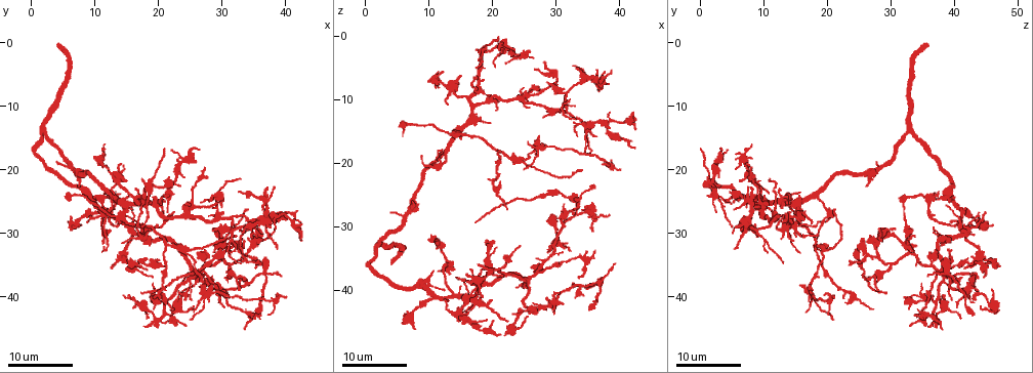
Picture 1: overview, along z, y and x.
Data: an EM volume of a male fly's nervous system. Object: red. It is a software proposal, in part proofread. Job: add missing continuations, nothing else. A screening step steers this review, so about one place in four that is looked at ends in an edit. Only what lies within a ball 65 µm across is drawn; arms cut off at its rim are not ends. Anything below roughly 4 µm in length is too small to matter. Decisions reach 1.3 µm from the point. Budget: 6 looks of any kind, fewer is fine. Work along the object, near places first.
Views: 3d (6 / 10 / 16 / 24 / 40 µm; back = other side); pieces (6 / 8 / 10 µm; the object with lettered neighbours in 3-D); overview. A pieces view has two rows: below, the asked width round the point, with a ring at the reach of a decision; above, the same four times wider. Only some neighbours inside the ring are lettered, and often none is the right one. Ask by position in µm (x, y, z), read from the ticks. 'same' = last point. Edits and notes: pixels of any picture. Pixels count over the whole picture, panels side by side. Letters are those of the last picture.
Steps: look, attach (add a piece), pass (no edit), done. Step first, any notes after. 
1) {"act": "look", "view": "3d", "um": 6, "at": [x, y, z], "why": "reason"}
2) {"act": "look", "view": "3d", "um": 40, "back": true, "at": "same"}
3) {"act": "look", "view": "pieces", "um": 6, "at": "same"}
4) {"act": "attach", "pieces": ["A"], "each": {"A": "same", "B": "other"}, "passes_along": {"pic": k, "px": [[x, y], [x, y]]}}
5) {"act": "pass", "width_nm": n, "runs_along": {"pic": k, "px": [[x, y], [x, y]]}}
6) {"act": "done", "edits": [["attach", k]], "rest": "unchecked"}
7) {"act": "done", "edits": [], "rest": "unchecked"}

{"act": "look", "view": "3d", "um": 16, "at": [38.0, 29.5, 28.0], "why": "branch stops here"}

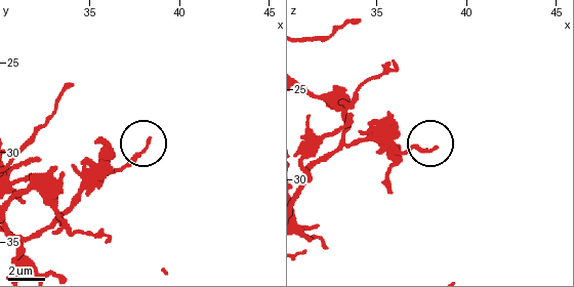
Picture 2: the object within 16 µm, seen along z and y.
{"act": "look", "view": "pieces", "um": 6, "at": [38.2, 29.4, 28.1]}

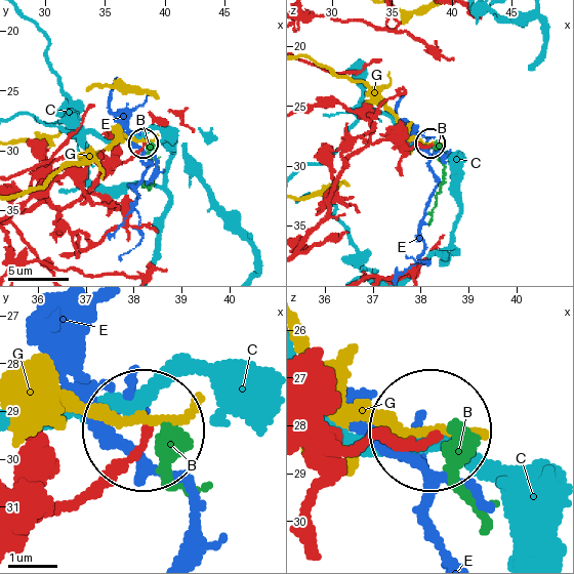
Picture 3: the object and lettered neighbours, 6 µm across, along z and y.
{"act": "pass", "each": {"B": "other", "C": "other", "E": "other", "G": "other"}, "runs_along": {"pic": 3, "px": [[366, 445], [427, 433]]}, "found": "none of them fits"}

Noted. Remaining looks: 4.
{"act": "look", "view": "3d", "um": 16, "at": [32.5, 39.0, 28.0], "why": "tapers out"}

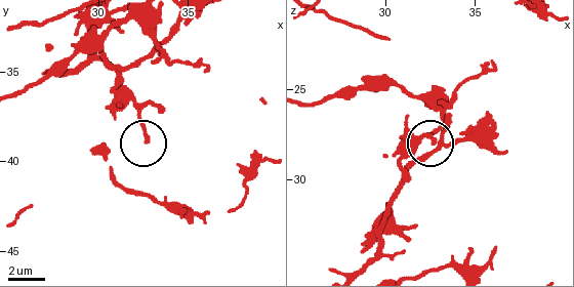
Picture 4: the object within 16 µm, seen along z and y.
{"act": "look", "view": "pieces", "um": 6, "at": [32.7, 38.8, 28.0], "why": "see the neighbours"}

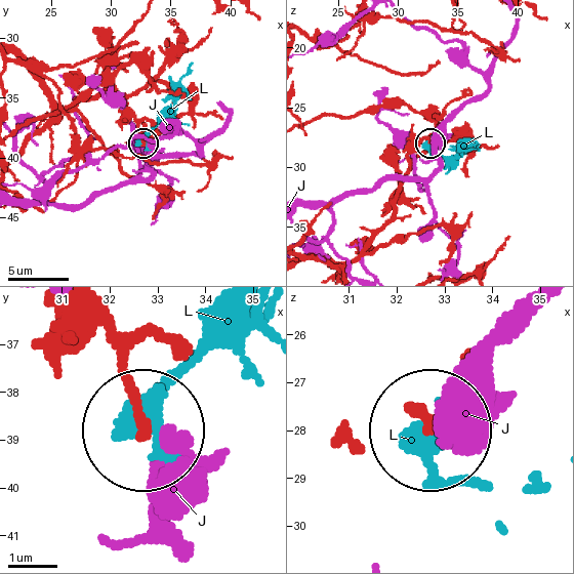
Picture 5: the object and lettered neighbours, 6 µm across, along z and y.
{"act": "pass", "each": {"J": "other", "L": "other"}, "found": "none of them fits"}

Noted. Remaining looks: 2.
{"act": "look", "view": "3d", "um": 16, "at": [30.5, 34.5, 34.0]}

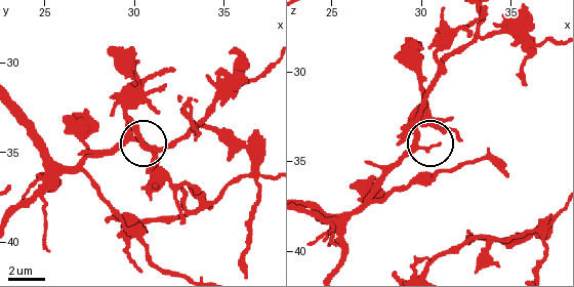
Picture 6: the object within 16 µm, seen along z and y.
{"act": "look", "view": "pieces", "um": 6, "at": "same"}

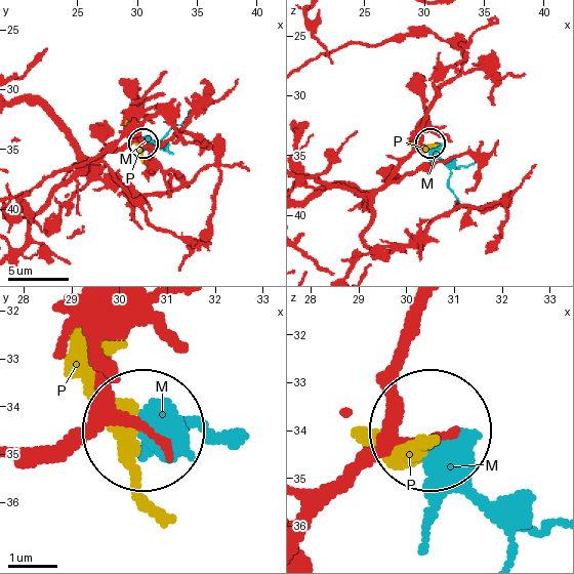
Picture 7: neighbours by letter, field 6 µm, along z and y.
{"act": "pass", "width_nm": 140, "each": {"M": "other", "P": "other"}, "found": "none of them fits"}

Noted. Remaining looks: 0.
{"act": "done", "edits": [], "rest": "unchecked"}

